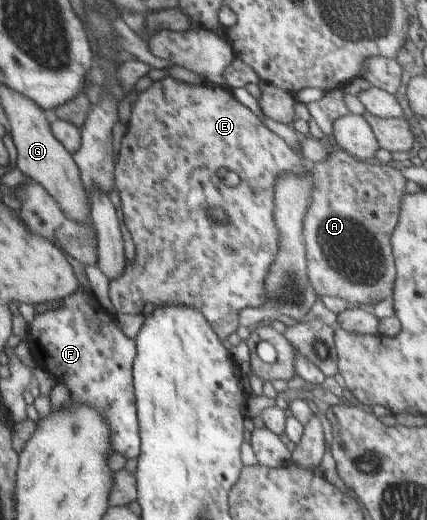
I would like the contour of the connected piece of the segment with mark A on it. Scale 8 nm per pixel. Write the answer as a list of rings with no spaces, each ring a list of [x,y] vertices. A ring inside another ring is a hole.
[[[333,146],[328,158],[313,168],[315,196],[303,218],[307,277],[320,296],[338,296],[348,305],[376,304],[392,294],[394,264],[390,256],[390,232],[396,226],[404,177],[392,163],[374,166],[356,162]]]

